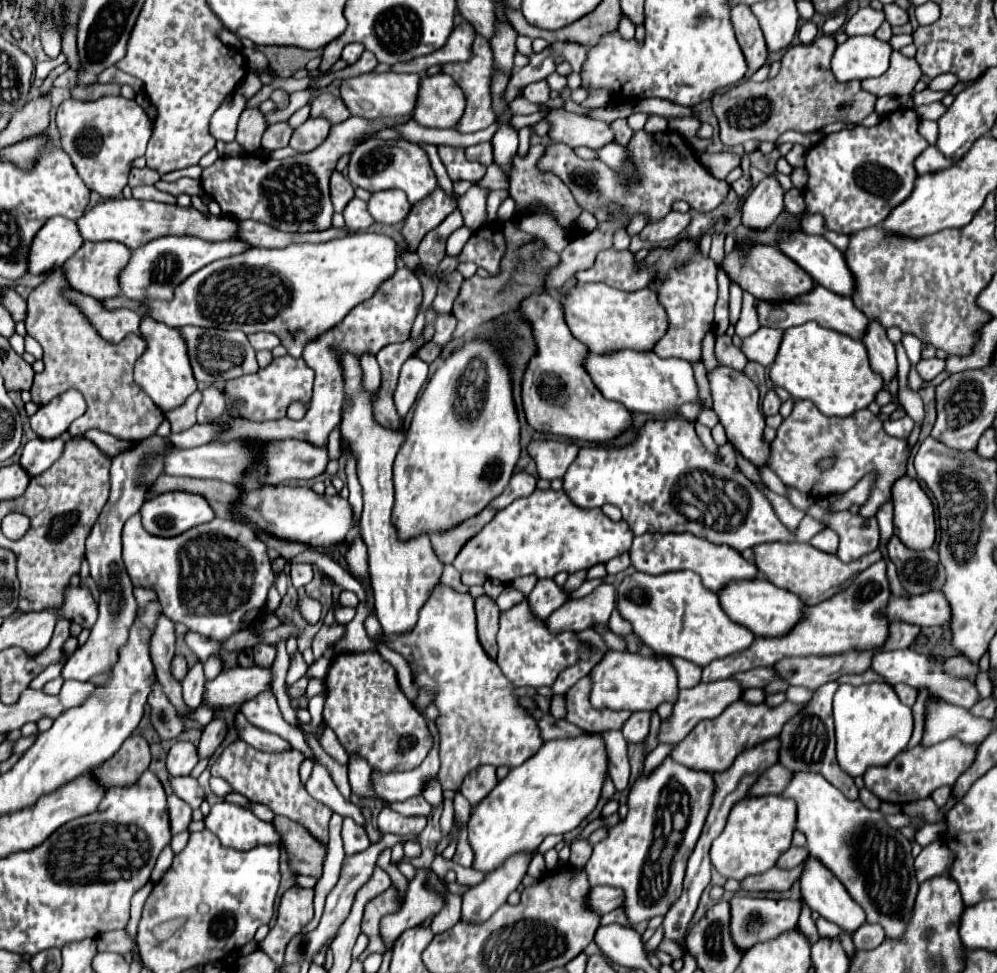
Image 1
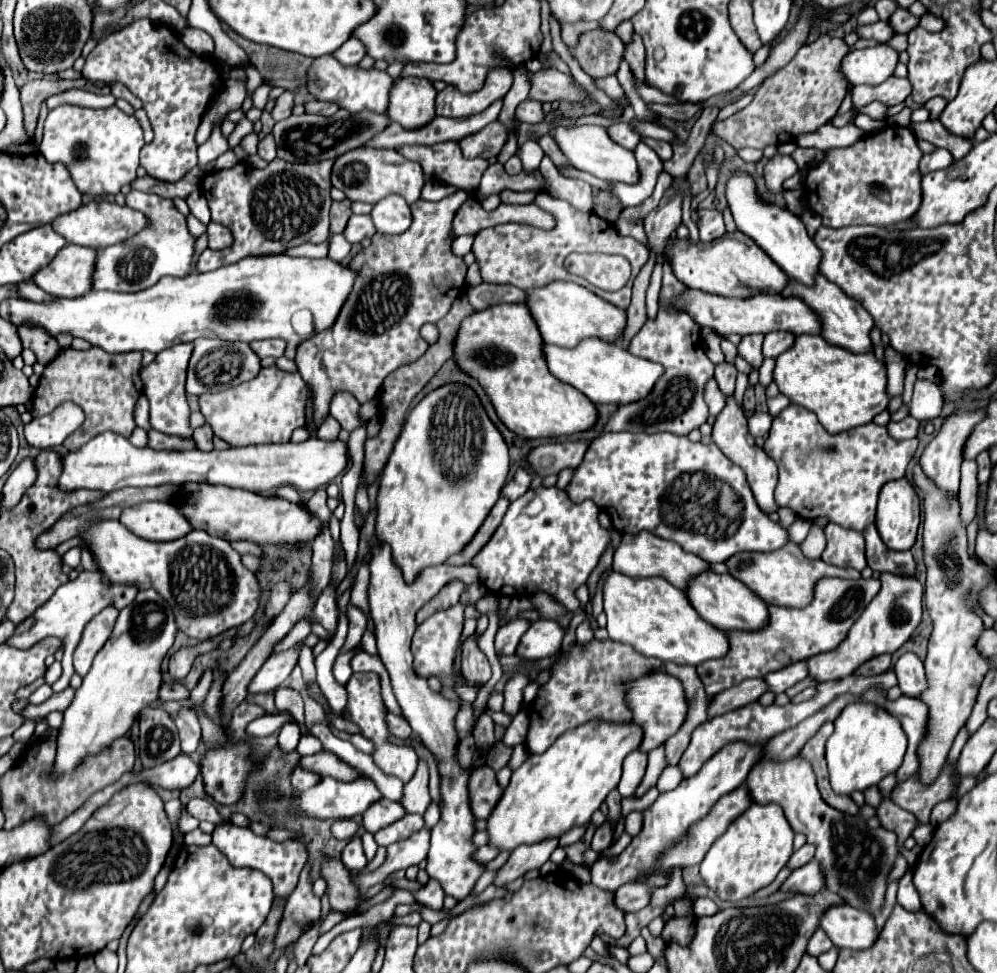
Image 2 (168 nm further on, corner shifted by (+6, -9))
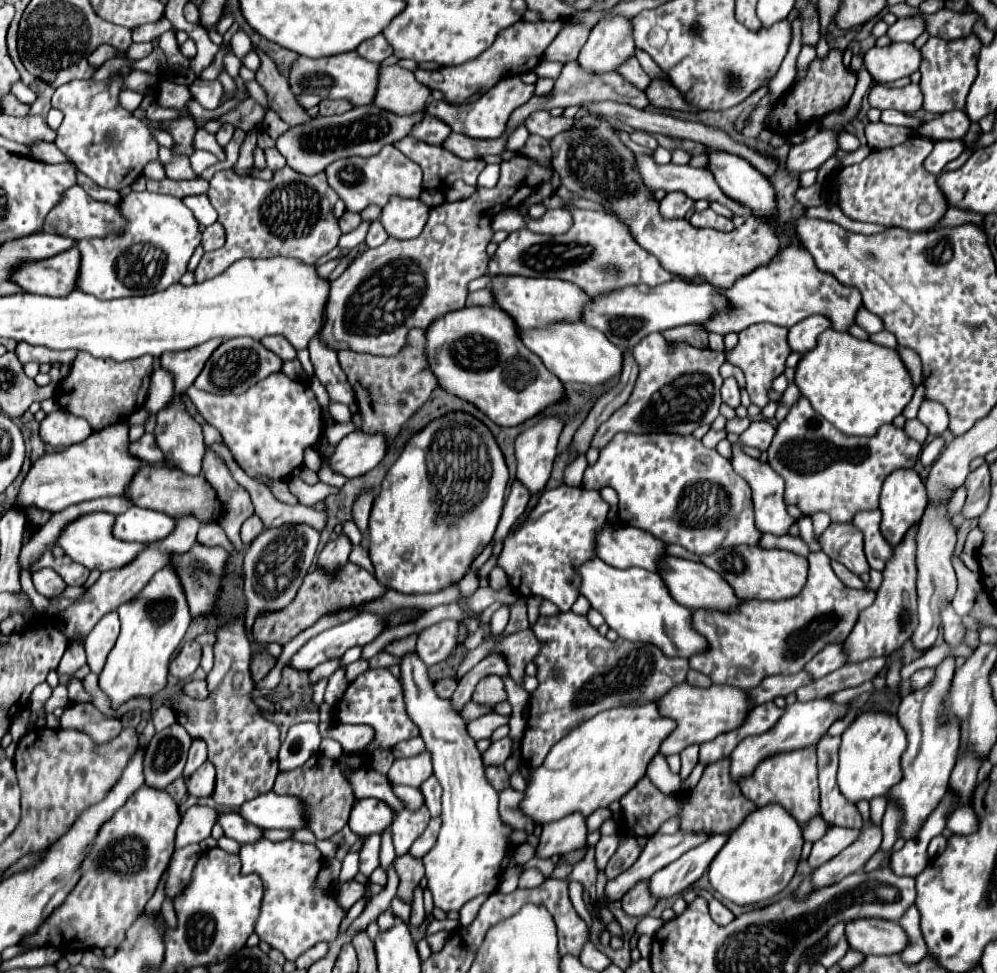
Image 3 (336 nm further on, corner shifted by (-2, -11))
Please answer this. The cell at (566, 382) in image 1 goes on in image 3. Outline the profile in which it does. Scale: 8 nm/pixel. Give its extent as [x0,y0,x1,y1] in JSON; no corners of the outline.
[425,306,563,426]

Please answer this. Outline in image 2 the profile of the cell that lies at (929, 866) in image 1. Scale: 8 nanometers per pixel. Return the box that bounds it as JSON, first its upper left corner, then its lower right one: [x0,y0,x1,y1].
[897,868,921,912]

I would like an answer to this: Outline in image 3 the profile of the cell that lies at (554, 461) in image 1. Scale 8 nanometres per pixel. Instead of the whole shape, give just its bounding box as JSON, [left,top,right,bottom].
[591,334,725,448]

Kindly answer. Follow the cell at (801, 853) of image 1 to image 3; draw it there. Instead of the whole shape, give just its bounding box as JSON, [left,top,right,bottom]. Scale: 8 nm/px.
[809,828,859,870]

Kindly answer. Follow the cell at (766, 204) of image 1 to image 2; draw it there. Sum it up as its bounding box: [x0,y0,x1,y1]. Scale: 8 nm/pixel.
[763,156,797,194]

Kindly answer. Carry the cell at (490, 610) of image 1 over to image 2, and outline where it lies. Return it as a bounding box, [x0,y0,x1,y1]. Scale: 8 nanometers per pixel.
[461,634,491,682]

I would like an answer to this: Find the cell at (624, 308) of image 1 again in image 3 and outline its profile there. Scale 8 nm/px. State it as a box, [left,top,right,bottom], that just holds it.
[489,276,587,328]

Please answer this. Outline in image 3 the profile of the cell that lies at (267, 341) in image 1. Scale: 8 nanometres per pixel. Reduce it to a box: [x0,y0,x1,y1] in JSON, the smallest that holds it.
[261,336,295,360]

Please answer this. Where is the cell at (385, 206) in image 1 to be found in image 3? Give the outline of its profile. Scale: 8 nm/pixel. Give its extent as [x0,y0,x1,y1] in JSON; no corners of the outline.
[379,196,429,240]

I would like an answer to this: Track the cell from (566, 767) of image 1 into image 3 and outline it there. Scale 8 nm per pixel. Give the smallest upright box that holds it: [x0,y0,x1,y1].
[521,700,675,826]

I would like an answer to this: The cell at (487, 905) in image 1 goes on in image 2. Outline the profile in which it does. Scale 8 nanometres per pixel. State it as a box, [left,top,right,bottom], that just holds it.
[493,840,557,888]

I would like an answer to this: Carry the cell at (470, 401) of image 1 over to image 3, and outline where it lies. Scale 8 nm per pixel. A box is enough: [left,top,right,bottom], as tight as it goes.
[367,412,509,594]

